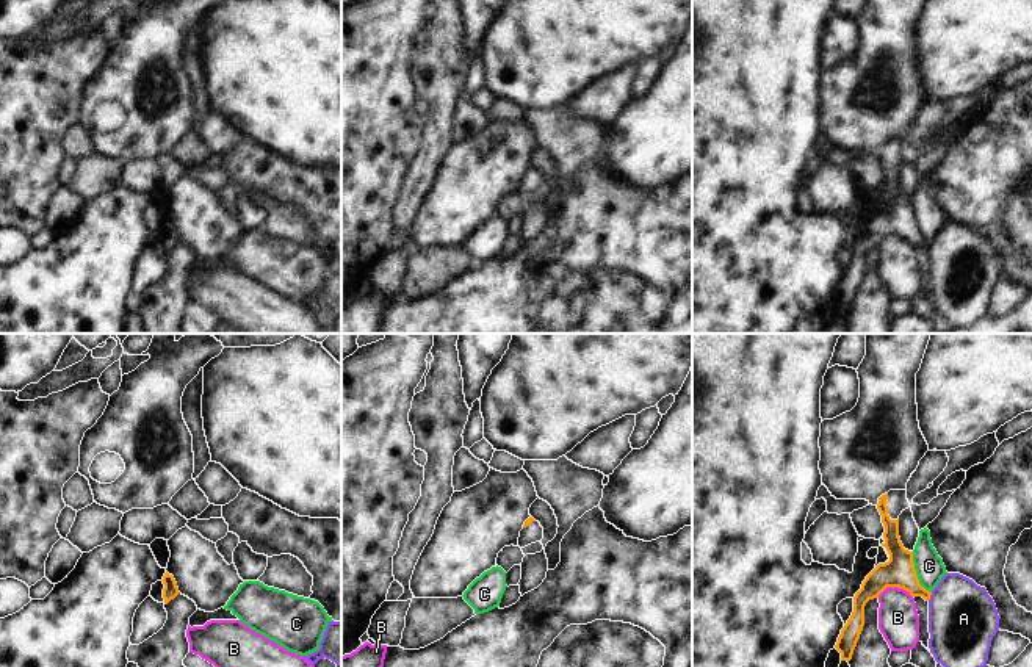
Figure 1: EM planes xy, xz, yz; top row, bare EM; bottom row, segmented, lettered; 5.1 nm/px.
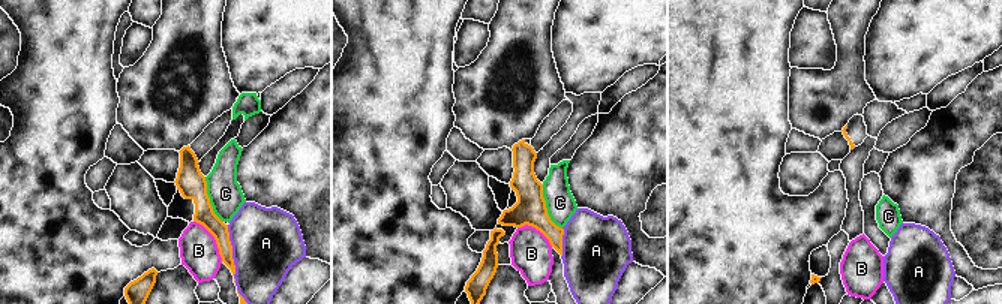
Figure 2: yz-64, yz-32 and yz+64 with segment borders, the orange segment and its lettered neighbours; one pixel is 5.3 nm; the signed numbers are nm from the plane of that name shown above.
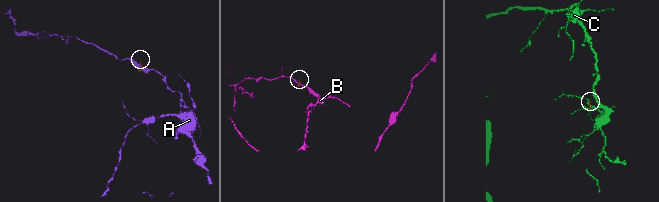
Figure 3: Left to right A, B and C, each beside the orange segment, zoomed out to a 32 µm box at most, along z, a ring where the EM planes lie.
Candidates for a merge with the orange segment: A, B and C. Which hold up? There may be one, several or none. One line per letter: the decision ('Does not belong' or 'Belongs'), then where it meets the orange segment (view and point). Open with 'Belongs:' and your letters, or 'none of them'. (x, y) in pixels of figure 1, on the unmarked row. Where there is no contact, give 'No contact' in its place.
Belongs: none of them
A: Does not belong. Touches orange at yz (929, 246)
B: Does not belong. Touches orange at yz (894, 235)
C: Does not belong. Touches orange at yz (915, 223)

